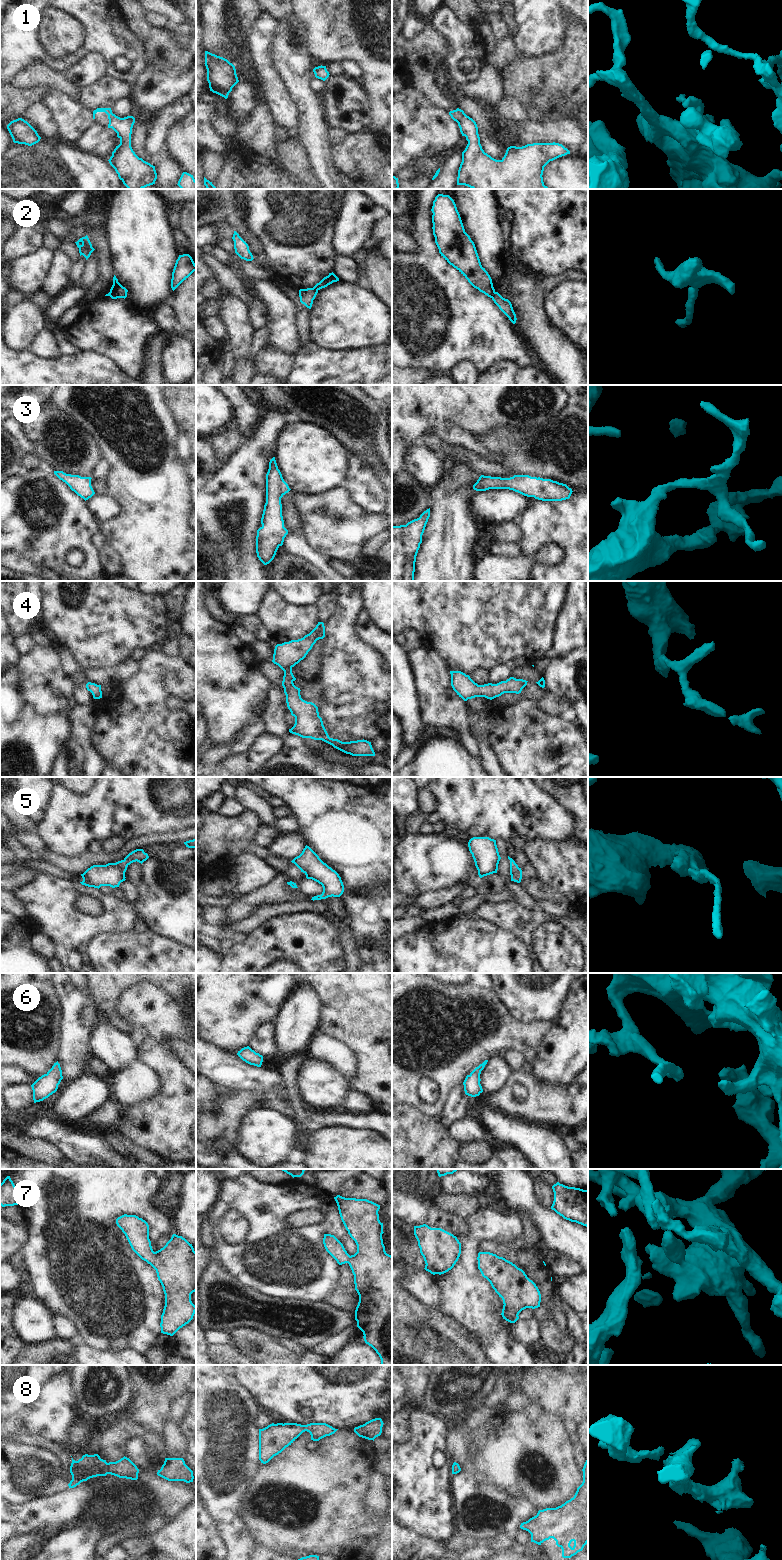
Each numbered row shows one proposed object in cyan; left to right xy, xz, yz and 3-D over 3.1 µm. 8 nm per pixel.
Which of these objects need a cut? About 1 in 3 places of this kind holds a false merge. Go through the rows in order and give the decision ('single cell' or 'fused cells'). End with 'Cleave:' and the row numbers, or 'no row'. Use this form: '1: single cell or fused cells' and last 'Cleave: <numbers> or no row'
1: single cell
2: fused cells
3: single cell
4: single cell
5: single cell
6: single cell
7: single cell
8: single cell
Cleave: 2

